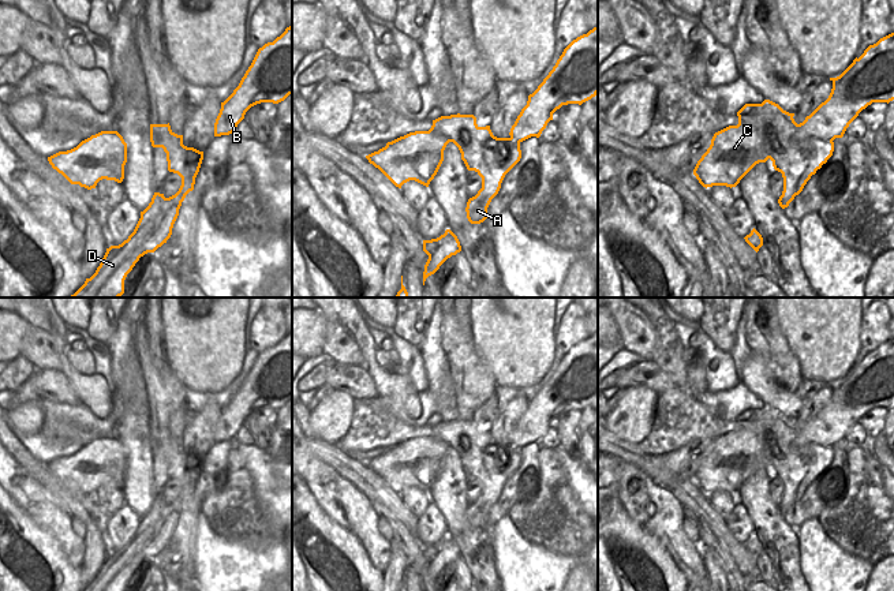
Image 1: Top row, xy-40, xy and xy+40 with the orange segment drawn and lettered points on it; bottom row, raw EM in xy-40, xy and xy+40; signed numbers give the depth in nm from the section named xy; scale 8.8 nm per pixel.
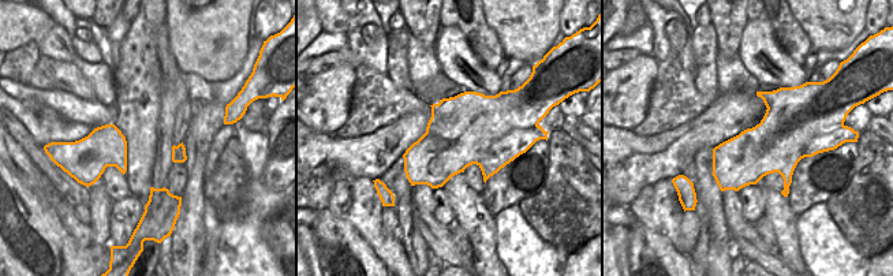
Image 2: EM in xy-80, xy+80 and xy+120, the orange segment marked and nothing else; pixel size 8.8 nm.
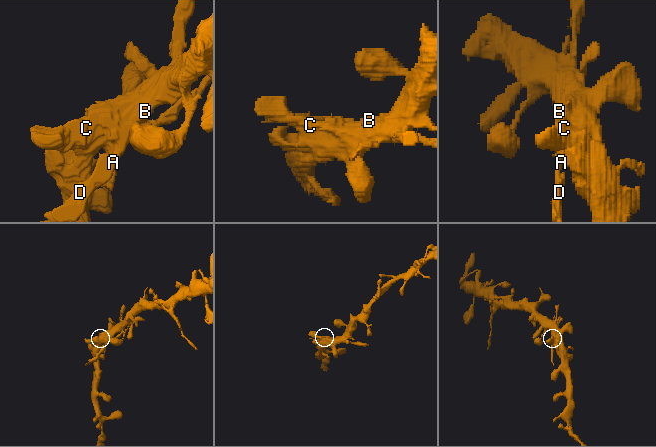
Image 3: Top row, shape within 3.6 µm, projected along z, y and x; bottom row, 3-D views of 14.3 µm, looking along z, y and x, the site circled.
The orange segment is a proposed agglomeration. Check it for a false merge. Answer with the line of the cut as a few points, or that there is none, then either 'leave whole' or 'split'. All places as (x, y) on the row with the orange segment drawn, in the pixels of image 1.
xy+40 (831, 139), (795, 138), (790, 145), (810, 157), (781, 172) | split

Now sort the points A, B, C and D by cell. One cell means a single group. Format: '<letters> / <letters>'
A D / B C

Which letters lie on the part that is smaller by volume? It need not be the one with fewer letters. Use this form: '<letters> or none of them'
A, D

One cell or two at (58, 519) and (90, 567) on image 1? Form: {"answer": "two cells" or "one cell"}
{"answer": "two cells"}

